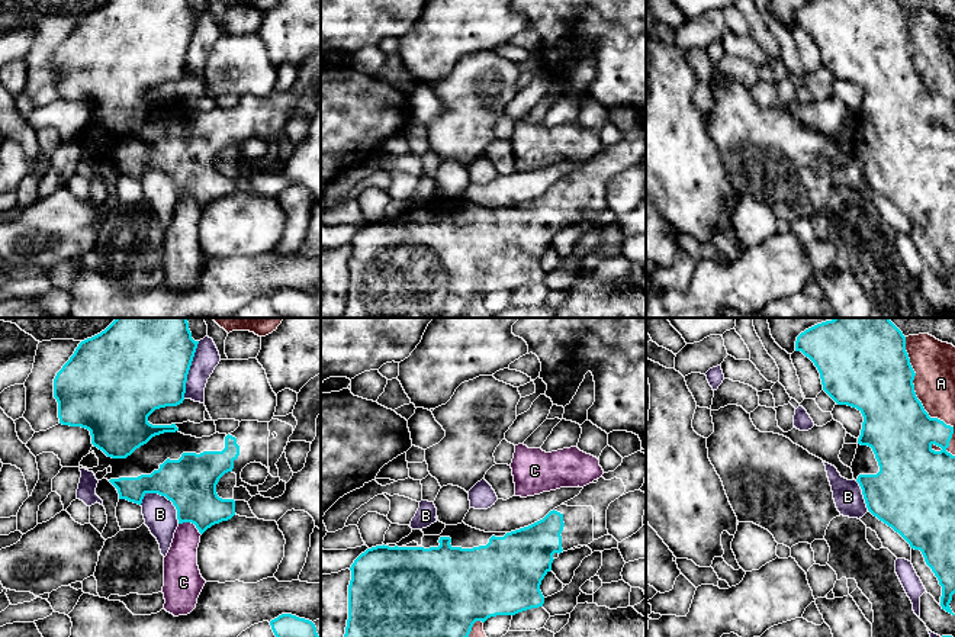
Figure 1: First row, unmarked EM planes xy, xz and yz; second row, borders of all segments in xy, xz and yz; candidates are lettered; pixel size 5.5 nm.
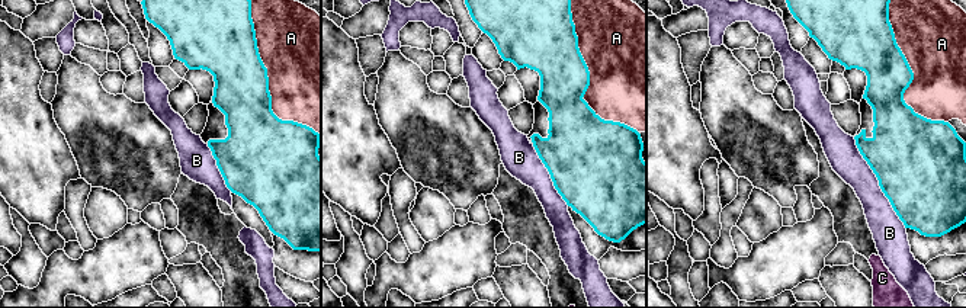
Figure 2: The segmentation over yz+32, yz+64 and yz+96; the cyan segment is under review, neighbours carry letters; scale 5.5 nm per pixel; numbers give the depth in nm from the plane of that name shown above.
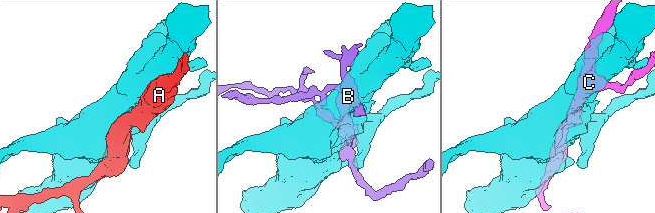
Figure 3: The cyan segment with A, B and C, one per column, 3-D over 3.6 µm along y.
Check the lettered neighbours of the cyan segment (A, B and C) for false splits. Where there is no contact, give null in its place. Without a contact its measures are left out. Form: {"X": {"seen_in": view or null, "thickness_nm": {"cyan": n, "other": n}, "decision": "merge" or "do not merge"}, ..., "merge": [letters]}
{"A": {"seen_in": "yz", "thickness_nm": {"cyan": 360, "other": 240}, "decision": "do not merge"}, "B": {"seen_in": "xy", "thickness_nm": {"cyan": 280, "other": 180}, "decision": "do not merge"}, "C": {"seen_in": "xy", "thickness_nm": {"cyan": 280, "other": 190}, "decision": "do not merge"}, "merge": []}

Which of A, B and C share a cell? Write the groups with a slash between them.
A / B / C

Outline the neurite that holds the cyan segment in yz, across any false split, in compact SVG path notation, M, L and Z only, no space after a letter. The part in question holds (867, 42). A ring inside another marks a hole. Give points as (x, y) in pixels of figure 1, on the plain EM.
M814 0L797 12L795 26L814 38L823 65L837 80L862 89L851 144L866 183L922 226L942 261L942 284L955 290L949 281L955 268L955 131L946 126L954 102L930 93L917 74L906 12L895 0Z

